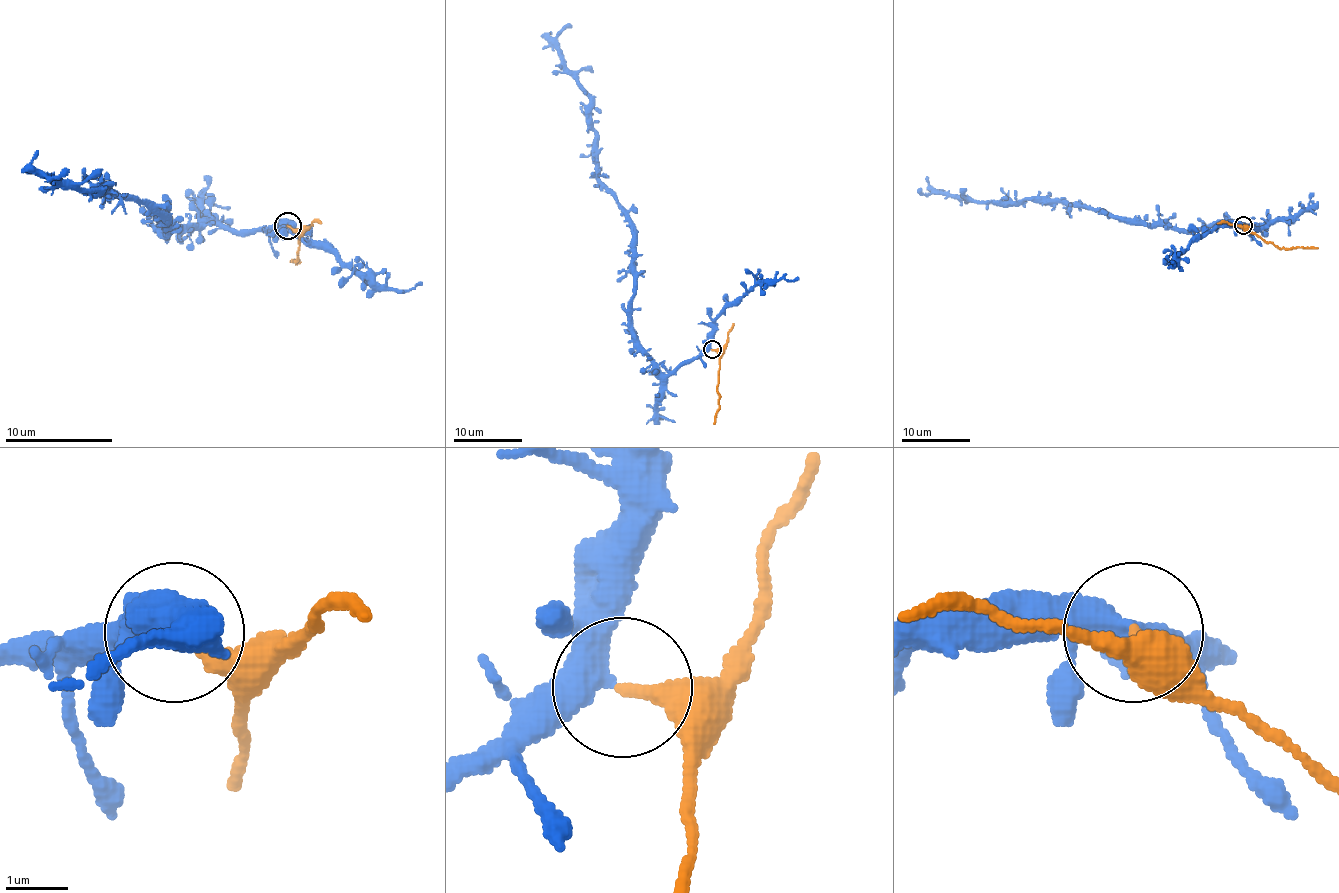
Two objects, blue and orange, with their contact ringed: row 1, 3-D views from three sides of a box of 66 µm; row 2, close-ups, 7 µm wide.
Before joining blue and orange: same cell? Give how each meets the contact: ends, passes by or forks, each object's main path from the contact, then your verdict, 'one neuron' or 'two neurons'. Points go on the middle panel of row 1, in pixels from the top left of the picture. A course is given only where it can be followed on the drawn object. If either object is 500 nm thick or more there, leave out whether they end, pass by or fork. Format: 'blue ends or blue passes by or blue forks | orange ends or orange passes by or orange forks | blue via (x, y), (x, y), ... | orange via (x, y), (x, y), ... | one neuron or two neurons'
blue passes by | orange ends | blue via (711, 350), (668, 370), (630, 325), (634, 232), (599, 179), (590, 96), (556, 39), (571, 25) | orange via (711, 350), (718, 355), (718, 410), (713, 424) | two neurons

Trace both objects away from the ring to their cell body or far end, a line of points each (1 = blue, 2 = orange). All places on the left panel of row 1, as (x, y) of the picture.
1: (287, 224), (160, 226), (166, 234), (144, 202), (45, 175), (69, 170)
2: (287, 226), (297, 234), (297, 261), (289, 261)

